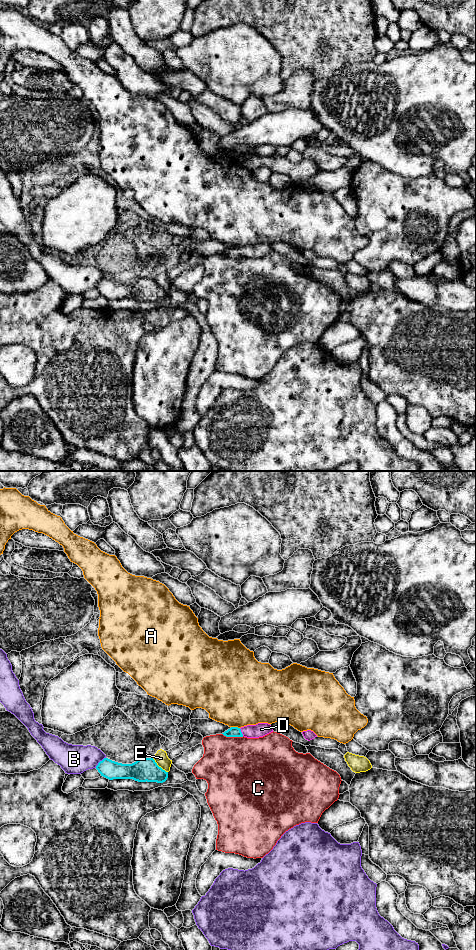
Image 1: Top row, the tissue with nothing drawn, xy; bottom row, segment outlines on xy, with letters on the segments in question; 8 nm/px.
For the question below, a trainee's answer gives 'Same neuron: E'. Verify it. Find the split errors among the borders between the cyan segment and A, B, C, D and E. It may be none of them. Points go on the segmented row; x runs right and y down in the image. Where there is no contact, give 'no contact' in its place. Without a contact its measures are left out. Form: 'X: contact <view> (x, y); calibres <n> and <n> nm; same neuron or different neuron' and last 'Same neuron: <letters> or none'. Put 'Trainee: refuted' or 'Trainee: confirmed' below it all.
A: contact xy (235, 727); calibres 80 and 500 nm; different neuron
B: contact xy (99, 762); calibres 150 and 240 nm; different neuron
C: contact xy (233, 736); calibres 80 and 500 nm; different neuron
D: contact xy (241, 732); calibres 80 and 110 nm; same neuron
E: contact xy (158, 766); calibres 190 and 110 nm; different neuron
Same neuron: D
Trainee: refuted

